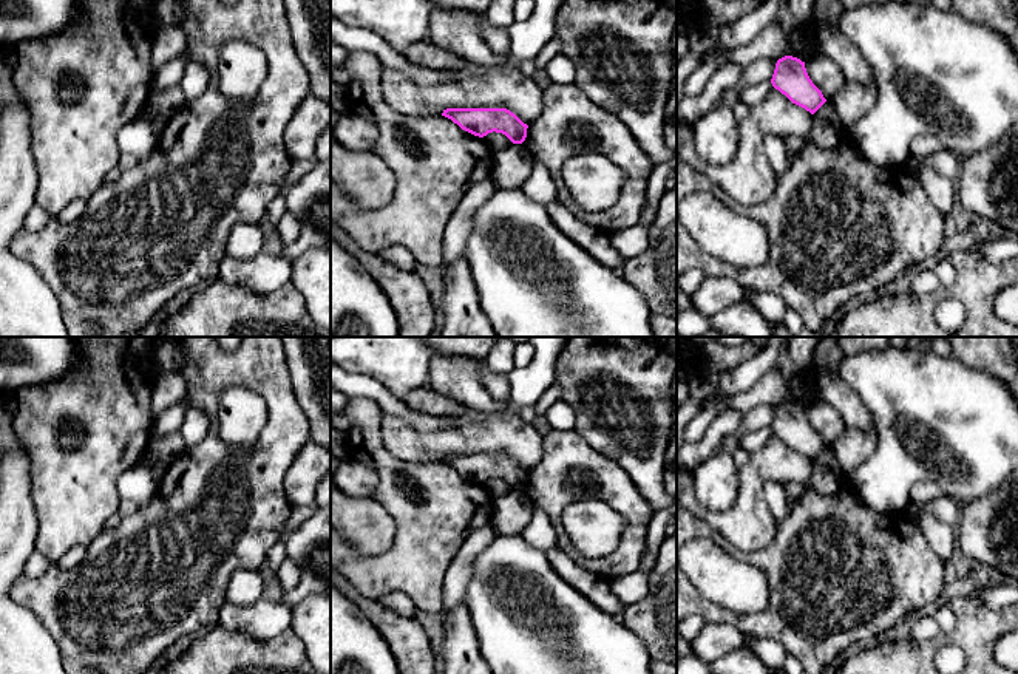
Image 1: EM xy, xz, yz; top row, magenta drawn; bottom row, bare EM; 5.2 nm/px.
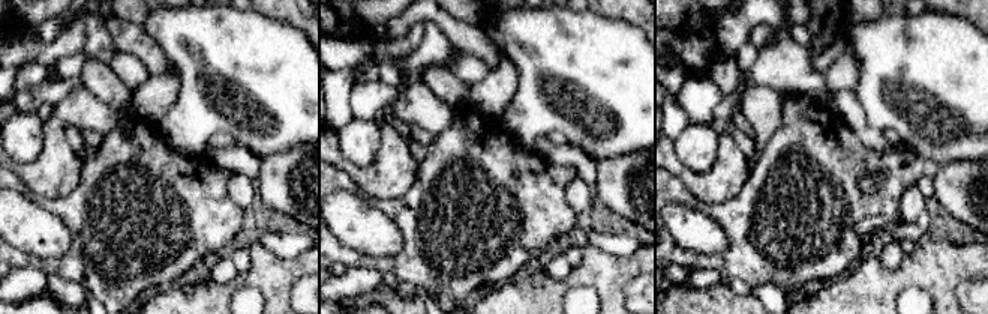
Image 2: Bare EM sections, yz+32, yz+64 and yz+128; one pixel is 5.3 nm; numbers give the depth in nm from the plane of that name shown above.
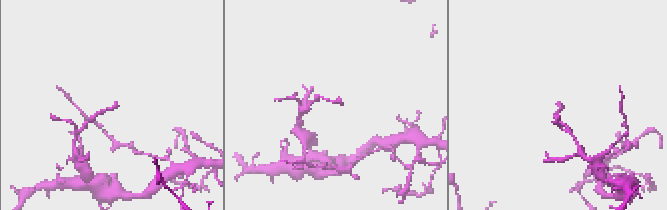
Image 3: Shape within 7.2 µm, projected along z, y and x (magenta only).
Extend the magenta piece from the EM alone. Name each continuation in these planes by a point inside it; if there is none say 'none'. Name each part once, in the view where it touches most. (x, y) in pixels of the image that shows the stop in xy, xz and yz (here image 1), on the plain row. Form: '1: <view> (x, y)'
none

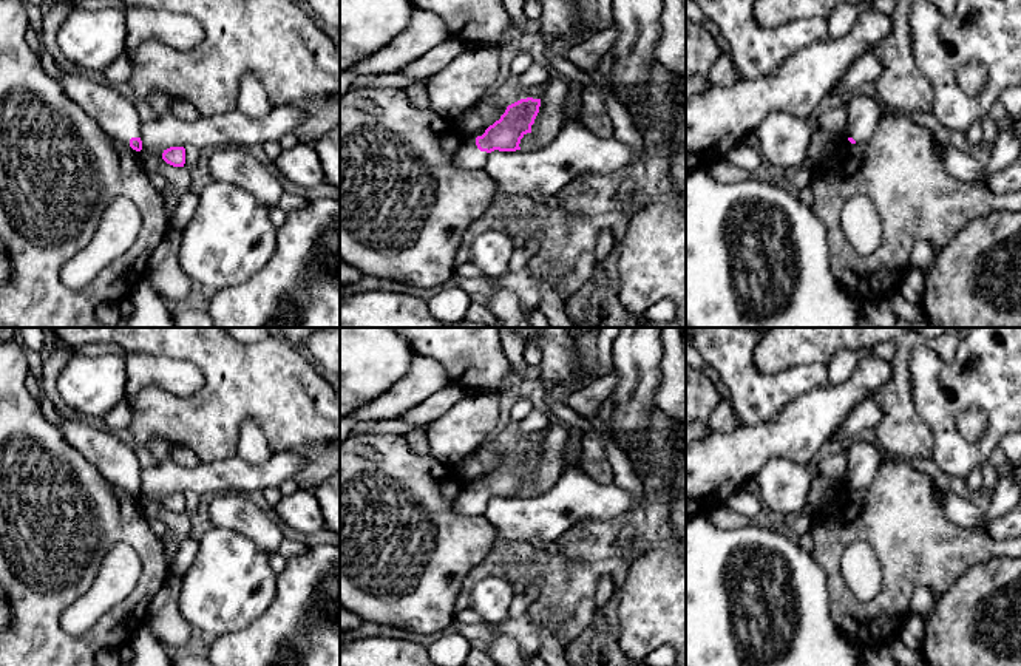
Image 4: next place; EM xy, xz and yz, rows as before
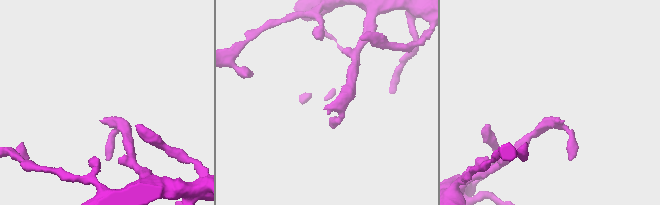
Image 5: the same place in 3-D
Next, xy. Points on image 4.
1: xy (116, 461)

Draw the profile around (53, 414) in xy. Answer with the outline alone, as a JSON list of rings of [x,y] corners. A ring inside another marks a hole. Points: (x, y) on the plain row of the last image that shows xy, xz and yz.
[[[40,397],[40,408],[45,416],[45,419],[56,428],[60,428],[63,420],[63,413],[56,406],[54,402],[51,402],[46,397]]]

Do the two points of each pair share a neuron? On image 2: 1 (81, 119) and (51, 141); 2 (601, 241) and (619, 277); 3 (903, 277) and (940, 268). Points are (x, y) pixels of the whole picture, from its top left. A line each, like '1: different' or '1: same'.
1: same
2: different
3: same

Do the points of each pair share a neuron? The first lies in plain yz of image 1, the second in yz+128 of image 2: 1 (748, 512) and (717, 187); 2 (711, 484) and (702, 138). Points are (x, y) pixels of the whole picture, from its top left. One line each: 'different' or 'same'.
1: same
2: same

